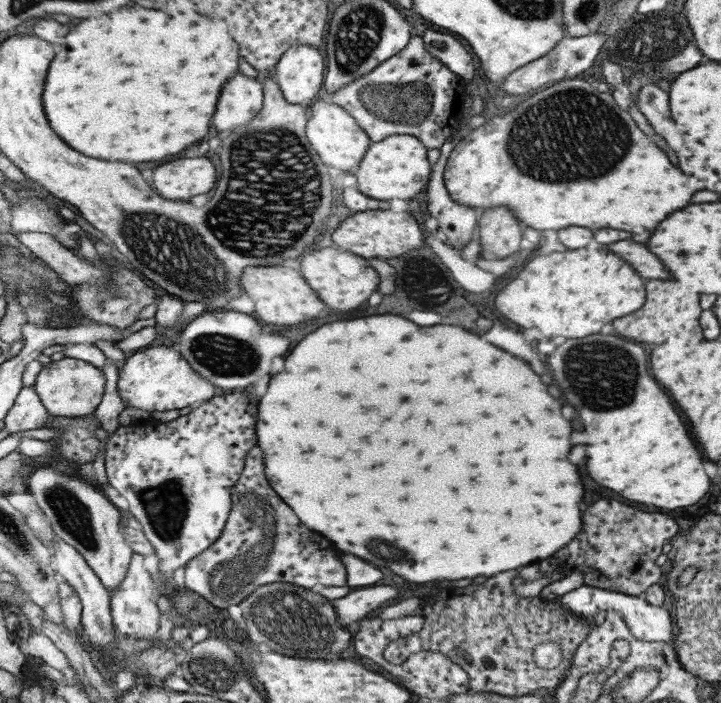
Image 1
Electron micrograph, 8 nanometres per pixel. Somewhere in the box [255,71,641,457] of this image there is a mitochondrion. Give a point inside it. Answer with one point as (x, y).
(574, 126)

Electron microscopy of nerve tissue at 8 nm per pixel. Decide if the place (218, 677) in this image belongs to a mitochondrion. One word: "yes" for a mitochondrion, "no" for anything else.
yes

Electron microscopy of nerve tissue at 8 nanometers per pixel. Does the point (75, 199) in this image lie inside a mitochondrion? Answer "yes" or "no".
no

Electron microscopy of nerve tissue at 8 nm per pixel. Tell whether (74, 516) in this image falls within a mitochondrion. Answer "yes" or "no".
yes

